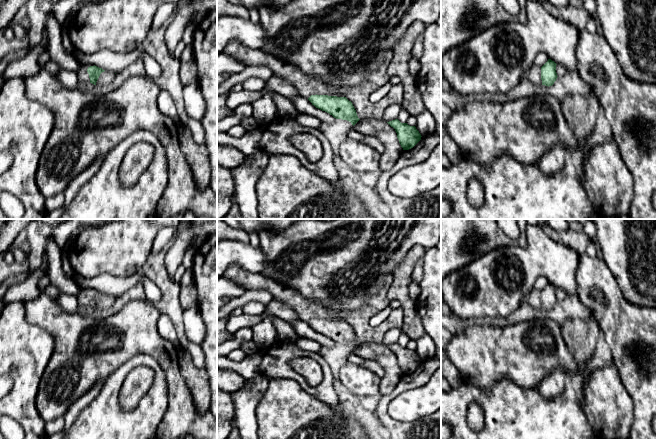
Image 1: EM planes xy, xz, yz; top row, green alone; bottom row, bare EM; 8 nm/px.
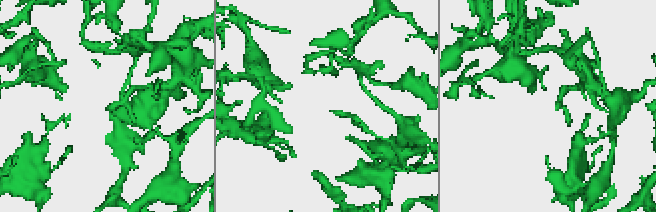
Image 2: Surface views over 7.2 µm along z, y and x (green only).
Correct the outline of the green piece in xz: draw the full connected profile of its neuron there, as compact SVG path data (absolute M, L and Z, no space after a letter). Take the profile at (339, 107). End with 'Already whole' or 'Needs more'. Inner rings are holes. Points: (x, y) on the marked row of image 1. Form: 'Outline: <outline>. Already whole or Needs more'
Outline: M231 41L223 53L243 63L245 66L265 66L273 75L292 84L299 95L307 98L316 108L336 119L349 121L353 126L360 120L351 101L337 97L339 89L322 82L313 75L306 75L295 66L285 63L261 50L253 50L239 41Z. Needs more

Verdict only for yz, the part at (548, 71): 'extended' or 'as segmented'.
extended

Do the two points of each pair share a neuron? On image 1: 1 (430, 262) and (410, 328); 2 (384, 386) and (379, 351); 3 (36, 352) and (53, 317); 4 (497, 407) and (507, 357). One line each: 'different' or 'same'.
1: different
2: same
3: different
4: different

